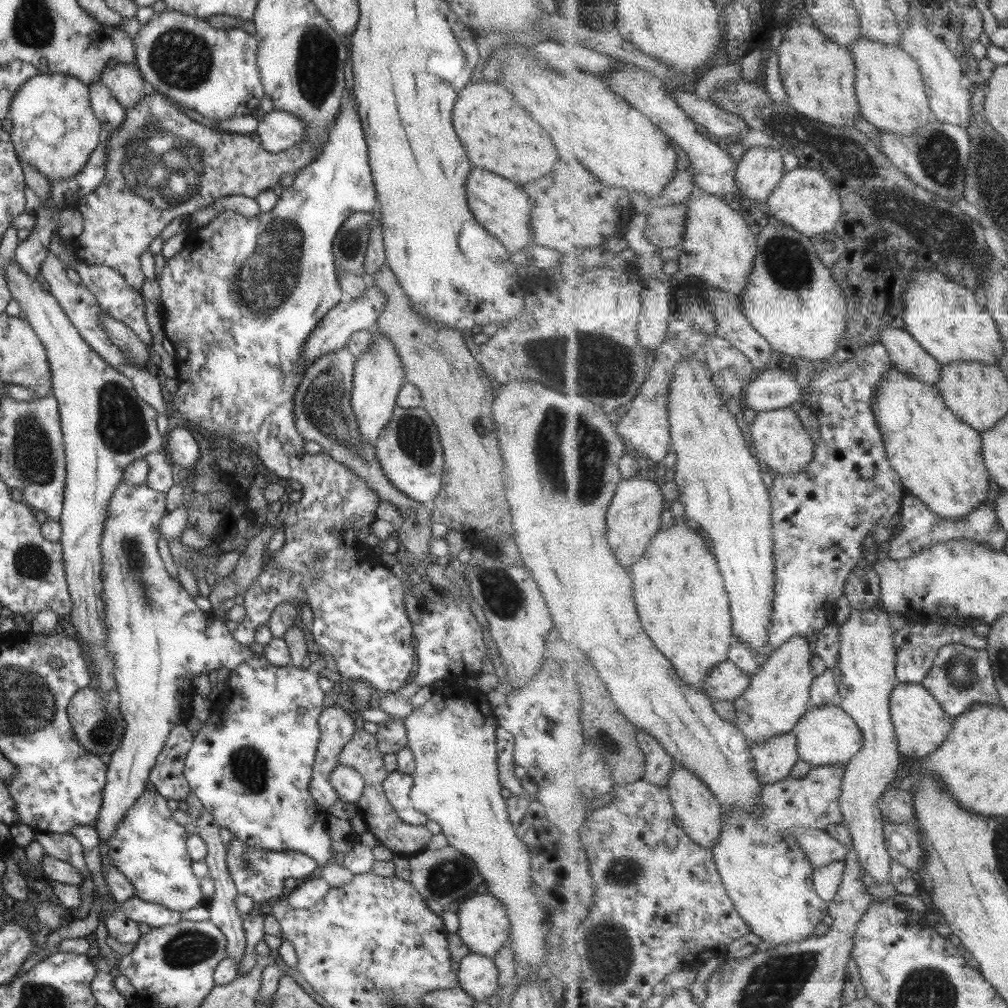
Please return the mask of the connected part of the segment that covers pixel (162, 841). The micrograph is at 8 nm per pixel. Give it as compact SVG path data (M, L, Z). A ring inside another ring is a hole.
M143 790L105 844L112 865L133 885L135 897L181 913L204 903L198 879L191 873L192 861L185 849L187 838L184 826L173 821L166 800L157 790Z

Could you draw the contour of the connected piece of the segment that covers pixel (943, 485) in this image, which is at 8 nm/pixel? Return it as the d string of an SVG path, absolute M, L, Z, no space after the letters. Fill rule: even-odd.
M895 367L878 384L876 391L872 407L884 435L888 459L900 474L907 491L917 495L935 514L950 519L972 513L977 506L987 502L991 488L989 480L992 478L985 464L981 434L947 406L940 388Z

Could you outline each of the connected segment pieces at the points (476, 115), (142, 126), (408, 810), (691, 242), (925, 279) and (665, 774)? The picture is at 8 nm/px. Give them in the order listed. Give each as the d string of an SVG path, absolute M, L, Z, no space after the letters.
M489 80L468 82L459 90L453 104L453 128L461 146L465 148L465 156L471 166L489 170L497 176L503 176L511 182L523 184L541 174L547 174L557 160L557 152L551 144L551 138L529 118L525 110L517 106L513 96L501 88L501 84Z
M147 93L135 106L124 109L121 124L106 134L105 174L95 190L78 200L77 208L83 217L82 231L68 245L85 264L108 266L121 275L127 287L140 291L145 279L140 271L140 256L173 218L181 214L193 214L202 206L212 204L216 198L224 196L241 195L254 199L259 192L279 184L282 176L294 176L309 165L316 159L323 145L324 141L316 147L307 141L300 141L287 150L273 154L261 146L255 134L241 136L213 131L175 109L169 98Z
M396 770L390 772L382 783L386 800L389 802L395 815L405 824L413 826L424 825L427 818L421 812L413 810L409 799L411 786L413 786L412 777L400 774Z
M696 191L686 201L688 209L686 212L686 225L684 237L680 247L682 251L677 258L679 270L671 276L671 286L681 285L687 282L689 276L697 276L706 285L715 286L717 290L729 292L735 298L735 304L739 308L745 308L745 290L749 286L749 277L753 272L755 257L759 252L757 244L757 228L750 226L740 210L731 208L722 197L718 197L707 192Z
M922 270L911 274L911 282L903 294L903 304L900 319L906 325L906 331L944 366L953 362L985 362L1001 366L1005 345L999 326L973 290L953 282L941 271Z
M637 728L637 738L646 756L647 772L644 781L653 782L653 785L667 786L676 762L665 750L665 747L648 730Z

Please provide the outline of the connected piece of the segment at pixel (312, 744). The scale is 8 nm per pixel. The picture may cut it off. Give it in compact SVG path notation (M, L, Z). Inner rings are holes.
M323 655L305 670L290 664L273 666L263 658L251 657L228 669L223 692L211 702L209 716L193 737L182 769L182 776L193 796L211 814L213 822L219 828L226 828L233 838L257 850L295 850L322 867L337 859L329 847L325 824L327 814L321 811L308 792L312 762L320 737L318 718L324 709L321 700L325 698L325 692L318 685L319 670L323 670L324 666ZM299 707L306 711L300 714Z

